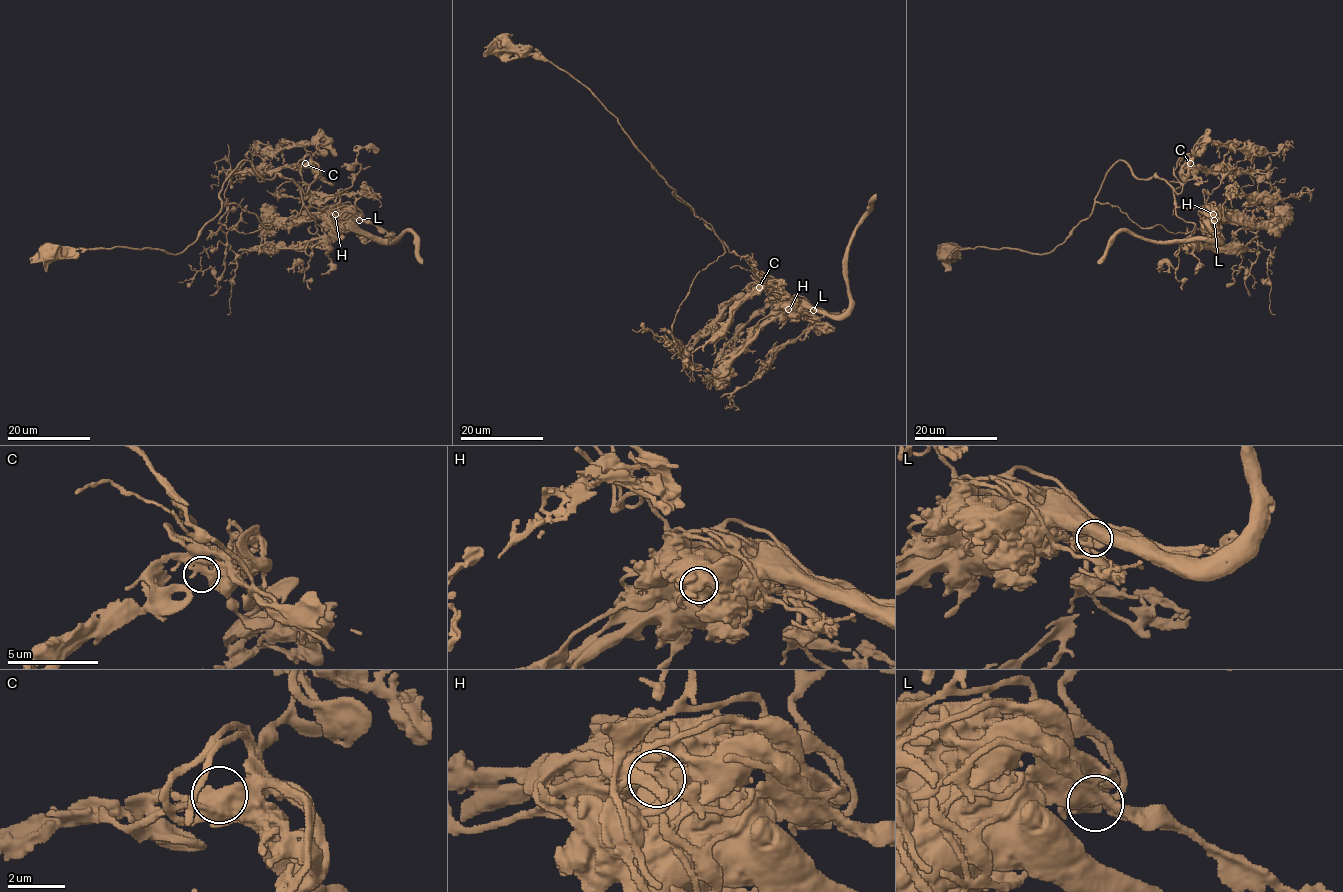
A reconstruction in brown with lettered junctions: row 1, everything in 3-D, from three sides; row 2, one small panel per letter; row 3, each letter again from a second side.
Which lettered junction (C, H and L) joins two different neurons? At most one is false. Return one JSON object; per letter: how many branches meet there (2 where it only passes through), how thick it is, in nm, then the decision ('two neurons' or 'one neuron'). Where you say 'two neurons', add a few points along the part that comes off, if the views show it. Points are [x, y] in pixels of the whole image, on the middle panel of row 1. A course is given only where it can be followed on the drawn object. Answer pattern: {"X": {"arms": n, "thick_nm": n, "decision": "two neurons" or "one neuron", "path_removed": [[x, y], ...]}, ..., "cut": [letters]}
{"C": {"arms": 1, "thick_nm": 650, "decision": "one neuron"}, "H": {"arms": 1, "thick_nm": 1200, "decision": "two neurons", "path_removed": [[788, 309], [812, 307], [830, 315], [842, 315], [846, 310], [849, 304], [847, 247], [876, 194]]}, "L": {"arms": 2, "thick_nm": 420, "decision": "one neuron"}, "cut": ["H"]}

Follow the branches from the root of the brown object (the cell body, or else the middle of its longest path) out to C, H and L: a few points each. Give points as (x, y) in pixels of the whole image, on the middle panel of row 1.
C: (504, 42), (521, 56), (541, 54), (581, 82), (617, 119), (676, 197), (758, 278), (769, 278), (759, 287)
H: (504, 42), (521, 56), (541, 54), (581, 82), (617, 119), (676, 197), (760, 273), (788, 309)
L: (504, 42), (521, 56), (541, 54), (581, 82), (617, 119), (676, 197), (731, 252), (787, 300), (813, 310)

